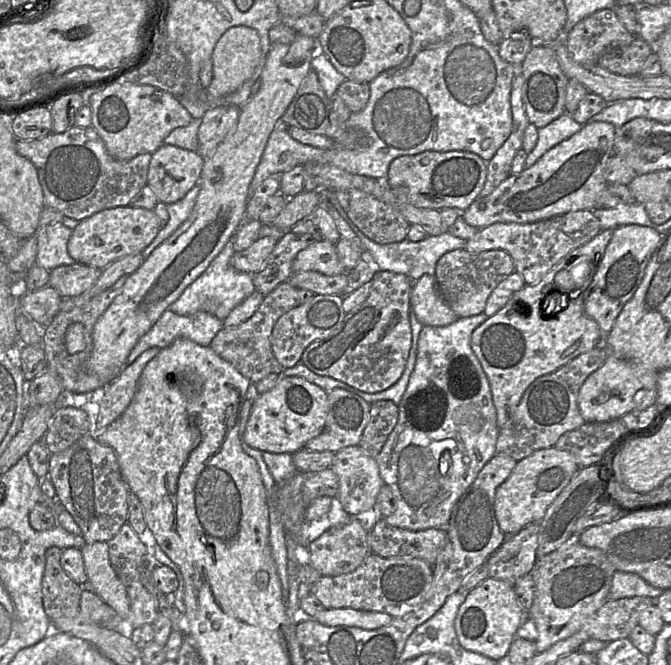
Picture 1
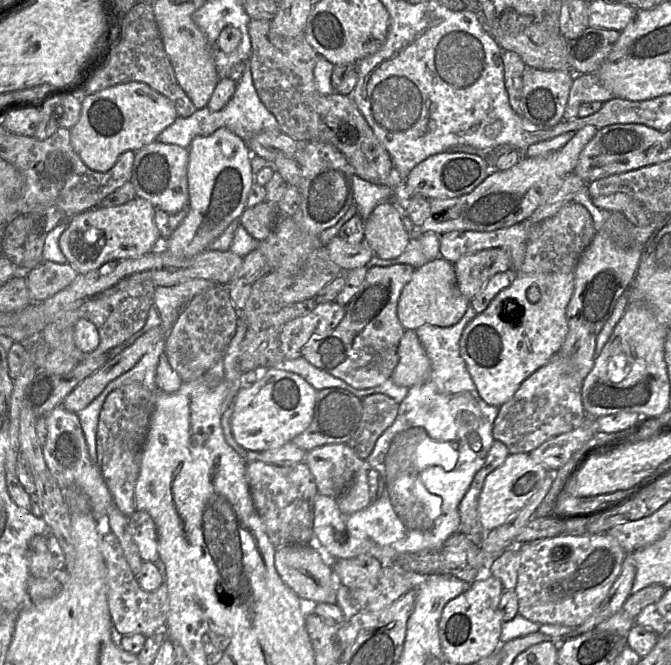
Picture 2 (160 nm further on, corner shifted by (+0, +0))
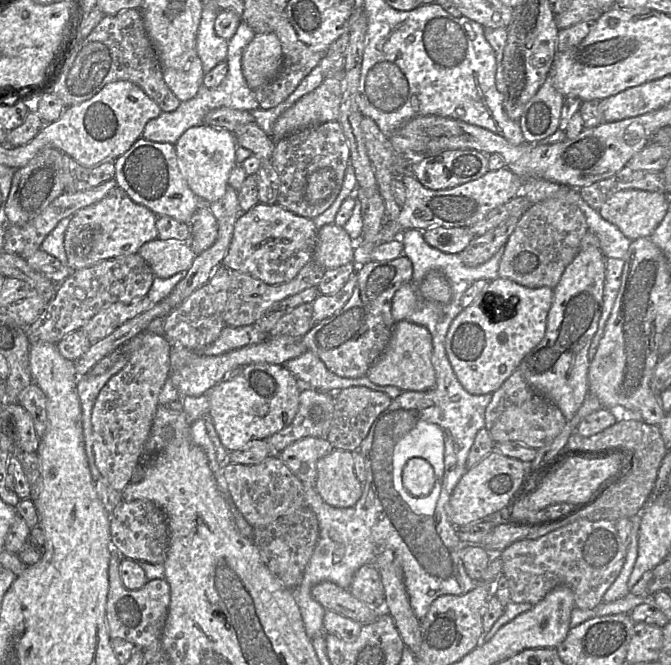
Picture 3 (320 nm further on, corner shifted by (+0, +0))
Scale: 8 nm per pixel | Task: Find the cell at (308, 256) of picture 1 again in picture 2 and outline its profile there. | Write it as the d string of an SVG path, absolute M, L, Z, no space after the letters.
M338 235L324 245L330 258L343 271L365 267L369 263L373 251L366 243L350 244Z

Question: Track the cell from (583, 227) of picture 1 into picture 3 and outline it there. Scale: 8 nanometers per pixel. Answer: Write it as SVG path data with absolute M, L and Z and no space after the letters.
M433 226L420 231L430 246L449 254L460 254L474 238L469 228Z

